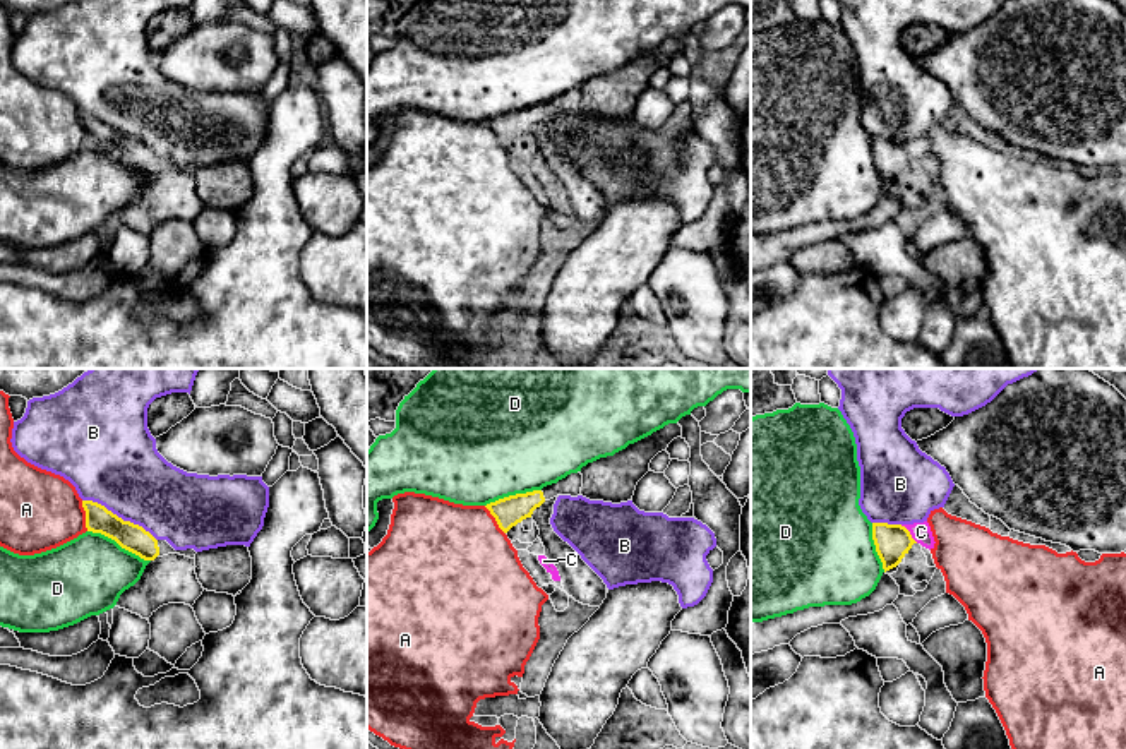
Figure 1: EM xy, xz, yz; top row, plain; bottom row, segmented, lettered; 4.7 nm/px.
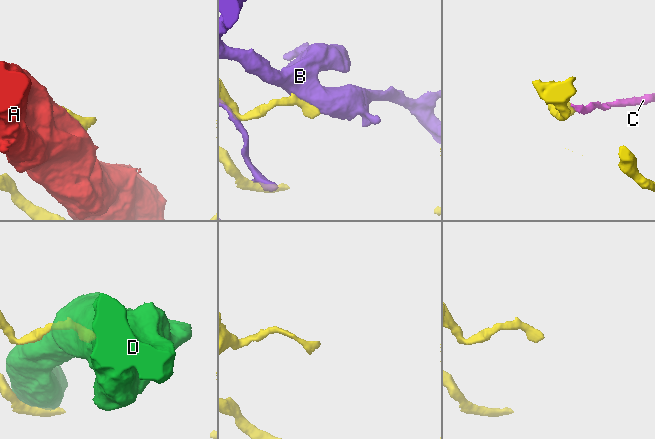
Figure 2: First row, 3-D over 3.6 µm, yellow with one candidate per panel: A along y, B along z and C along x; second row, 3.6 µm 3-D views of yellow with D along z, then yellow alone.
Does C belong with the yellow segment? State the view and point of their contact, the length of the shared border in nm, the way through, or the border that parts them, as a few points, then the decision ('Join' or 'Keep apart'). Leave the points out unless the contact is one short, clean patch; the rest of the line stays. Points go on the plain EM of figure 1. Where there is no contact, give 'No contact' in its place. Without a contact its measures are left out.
Touches yellow at yz (909, 149). Shared border 120 nm. Path across: yz (892, 158), (909, 149), (921, 148). Join

